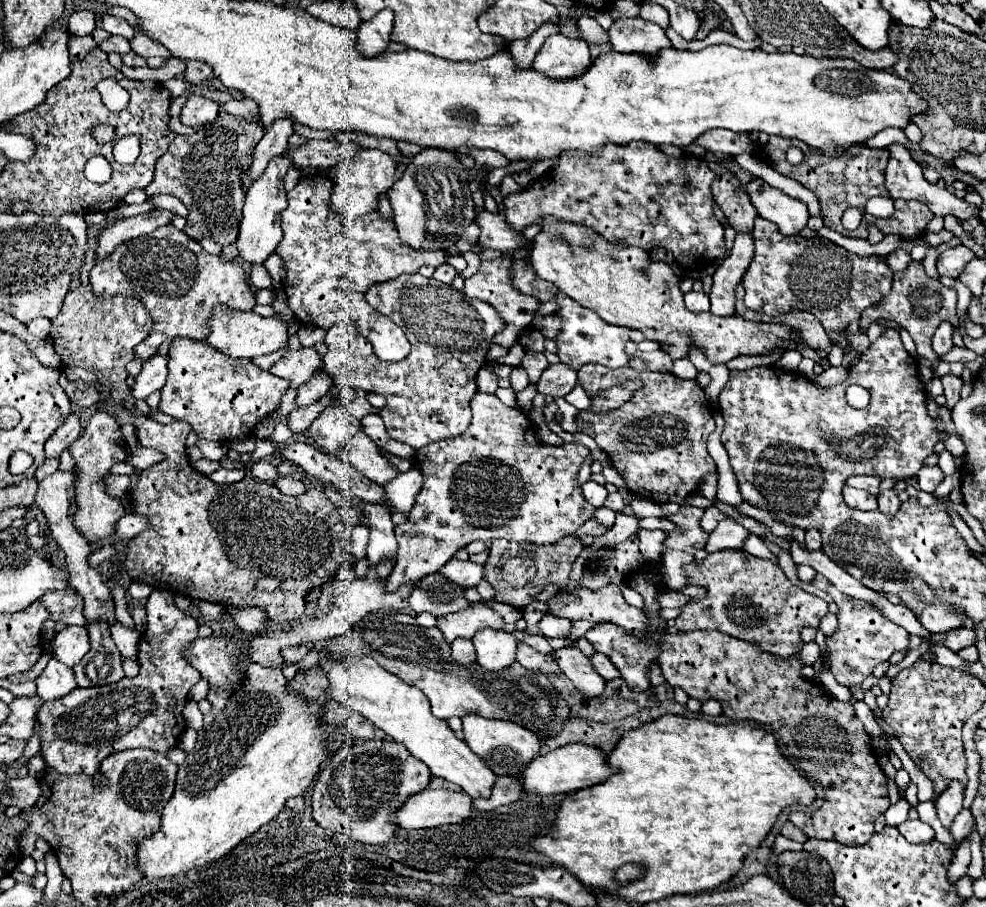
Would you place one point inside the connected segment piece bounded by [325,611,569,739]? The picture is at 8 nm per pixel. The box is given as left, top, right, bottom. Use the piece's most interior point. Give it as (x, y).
(418, 655)

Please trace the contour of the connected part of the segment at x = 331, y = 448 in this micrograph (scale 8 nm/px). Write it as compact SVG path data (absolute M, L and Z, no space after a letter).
M335 397L331 409L325 409L317 421L309 427L309 433L313 441L331 457L339 457L339 449L351 441L355 433L361 431L359 419L355 419L351 413L345 413L347 409L341 405L339 397Z

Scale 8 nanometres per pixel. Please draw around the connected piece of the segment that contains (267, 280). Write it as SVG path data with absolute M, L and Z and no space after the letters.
M255 265L255 267L251 269L249 283L251 283L255 289L271 289L271 275L267 273L267 269L265 269L263 265Z

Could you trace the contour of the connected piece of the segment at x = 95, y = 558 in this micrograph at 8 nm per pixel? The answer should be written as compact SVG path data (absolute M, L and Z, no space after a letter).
M111 544L105 545L90 554L88 563L91 567L97 568L102 562L112 559L116 554L117 552Z

